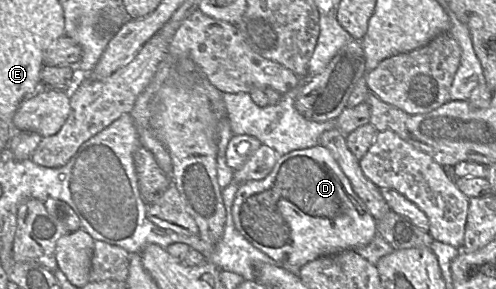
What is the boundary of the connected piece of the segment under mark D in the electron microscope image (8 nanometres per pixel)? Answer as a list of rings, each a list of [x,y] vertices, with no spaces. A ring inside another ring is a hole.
[[[319,144],[281,155],[264,179],[242,183],[232,205],[232,218],[237,231],[256,249],[294,271],[319,257],[363,247],[377,235],[377,221],[355,194],[330,151]]]

